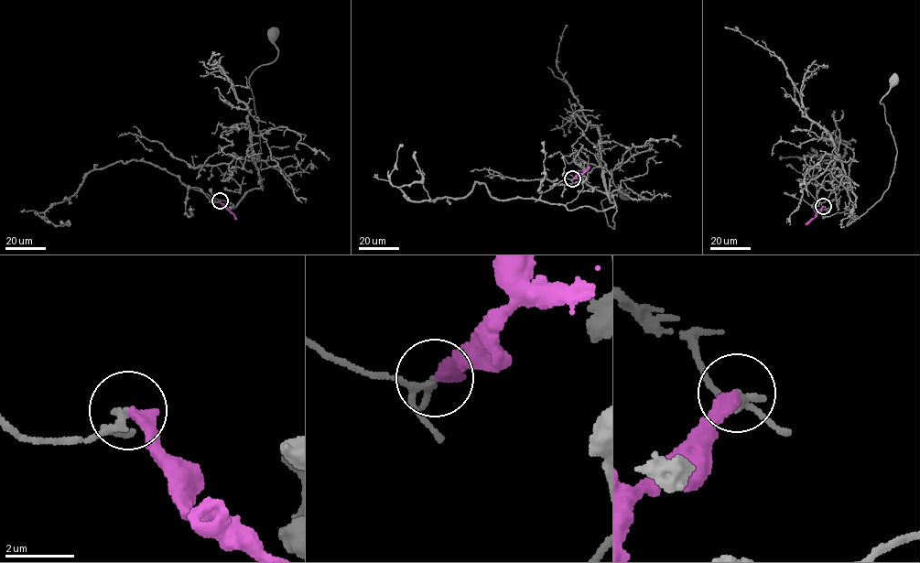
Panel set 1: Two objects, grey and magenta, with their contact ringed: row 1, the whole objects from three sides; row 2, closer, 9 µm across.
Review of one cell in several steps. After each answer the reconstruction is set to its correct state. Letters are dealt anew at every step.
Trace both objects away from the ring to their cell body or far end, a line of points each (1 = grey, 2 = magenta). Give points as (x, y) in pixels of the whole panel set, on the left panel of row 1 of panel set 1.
1: (219, 200), (187, 186), (230, 208), (248, 191), (262, 189), (249, 79), (276, 59), (272, 33)
2: (219, 200), (235, 220)

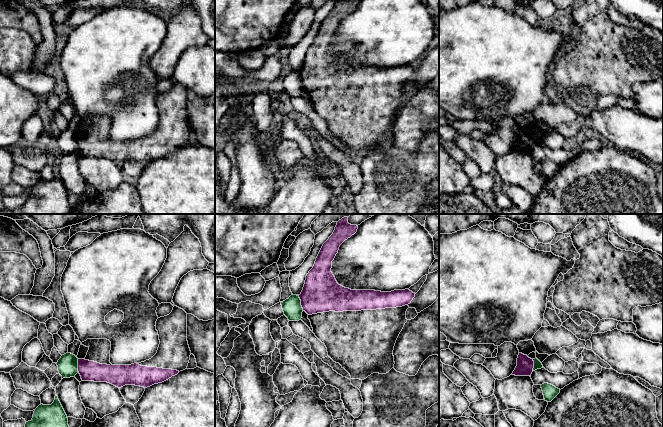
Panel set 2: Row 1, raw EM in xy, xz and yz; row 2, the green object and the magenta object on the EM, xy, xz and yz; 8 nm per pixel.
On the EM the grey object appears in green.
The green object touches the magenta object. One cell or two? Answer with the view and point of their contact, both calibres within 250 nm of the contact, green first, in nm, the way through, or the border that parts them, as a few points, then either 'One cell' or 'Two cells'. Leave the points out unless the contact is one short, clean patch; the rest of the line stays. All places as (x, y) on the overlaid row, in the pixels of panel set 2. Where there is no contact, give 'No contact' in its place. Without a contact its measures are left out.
Touches green at xz (300, 303). Thickness 150 nm (green) against 300 nm. Boundary: xz (298, 296), (303, 310). Two cells

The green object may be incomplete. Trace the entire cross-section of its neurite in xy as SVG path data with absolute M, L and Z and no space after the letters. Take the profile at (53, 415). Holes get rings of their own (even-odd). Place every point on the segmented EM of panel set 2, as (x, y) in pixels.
M55 396L51 405L39 405L32 420L26 422L25 427L69 427L67 415L58 396Z

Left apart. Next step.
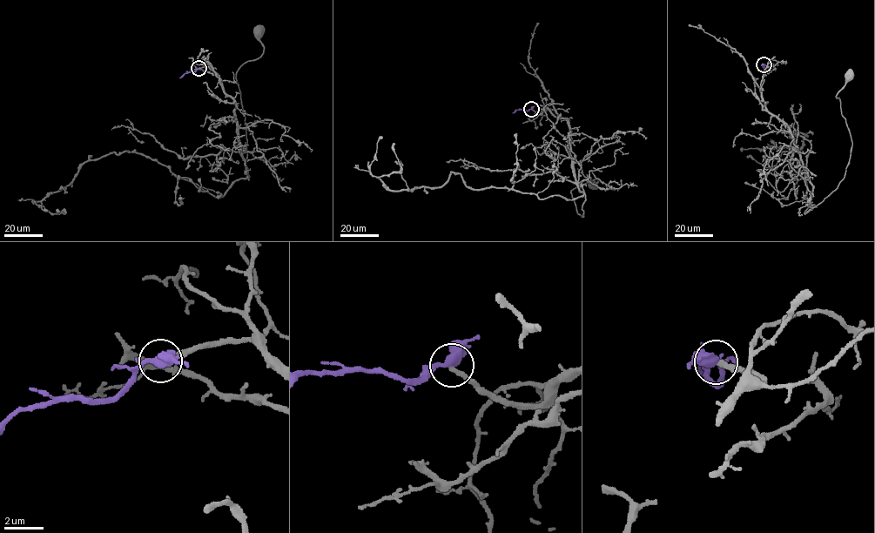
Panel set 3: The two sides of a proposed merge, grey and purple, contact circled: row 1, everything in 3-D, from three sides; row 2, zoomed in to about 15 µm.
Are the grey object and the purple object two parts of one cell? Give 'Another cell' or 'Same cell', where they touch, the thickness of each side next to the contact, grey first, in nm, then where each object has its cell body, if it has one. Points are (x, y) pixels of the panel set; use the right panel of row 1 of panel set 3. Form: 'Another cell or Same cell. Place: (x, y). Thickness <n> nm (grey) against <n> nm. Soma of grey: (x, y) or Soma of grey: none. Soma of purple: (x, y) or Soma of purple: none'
Same cell. Place: (763, 64). Thickness 280 nm (grey) against 420 nm. Soma of grey: (849, 75). Soma of purple: none

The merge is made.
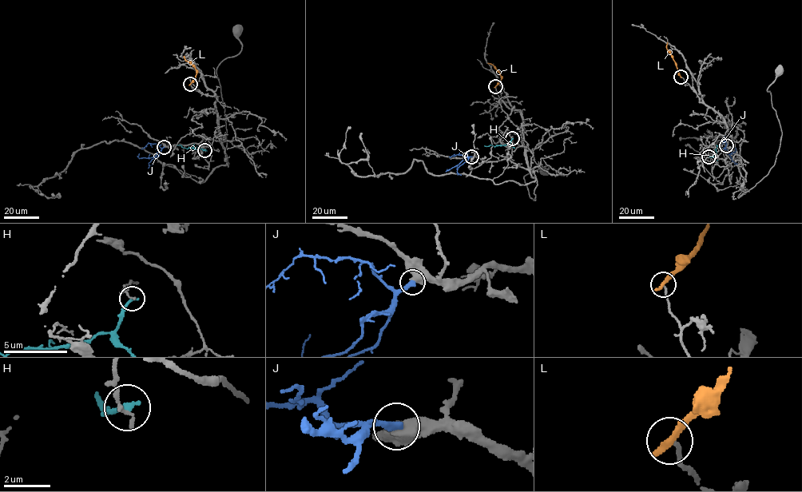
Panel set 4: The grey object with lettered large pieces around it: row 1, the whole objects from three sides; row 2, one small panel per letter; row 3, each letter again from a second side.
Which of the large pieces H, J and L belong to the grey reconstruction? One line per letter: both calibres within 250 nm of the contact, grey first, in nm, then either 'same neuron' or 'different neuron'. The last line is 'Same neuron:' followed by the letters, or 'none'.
H: 180 nm thick on the grey side, 240 nm on the other; different neuron
J: 650 nm thick on the grey side, 340 nm on the other; same neuron
L: 150 nm thick on the grey side, 360 nm on the other; different neuron
Same neuron: J

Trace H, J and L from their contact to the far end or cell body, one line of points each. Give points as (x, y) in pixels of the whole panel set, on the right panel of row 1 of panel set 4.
H: (708, 156), (715, 155), (716, 145)
J: (725, 145), (724, 150), (729, 153), (735, 152), (734, 148)
L: (680, 77), (676, 63), (667, 49), (667, 42)

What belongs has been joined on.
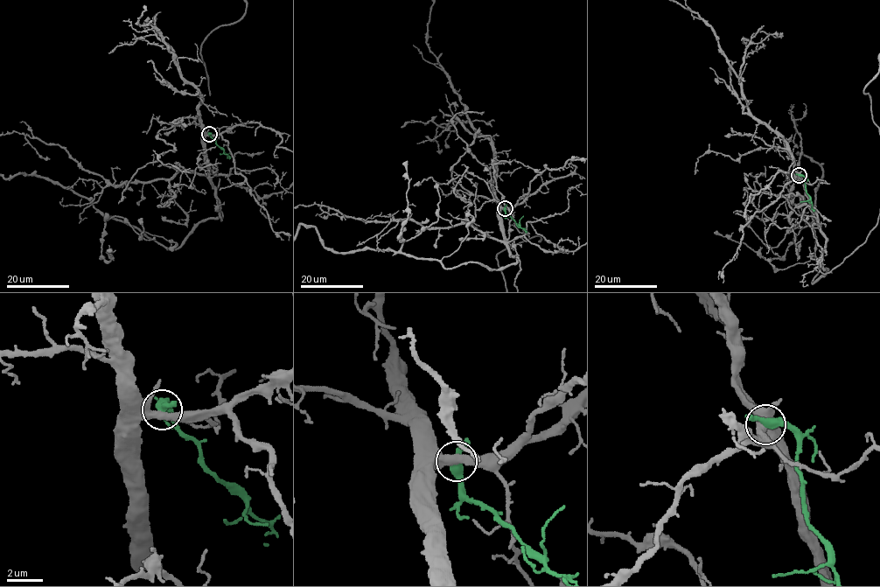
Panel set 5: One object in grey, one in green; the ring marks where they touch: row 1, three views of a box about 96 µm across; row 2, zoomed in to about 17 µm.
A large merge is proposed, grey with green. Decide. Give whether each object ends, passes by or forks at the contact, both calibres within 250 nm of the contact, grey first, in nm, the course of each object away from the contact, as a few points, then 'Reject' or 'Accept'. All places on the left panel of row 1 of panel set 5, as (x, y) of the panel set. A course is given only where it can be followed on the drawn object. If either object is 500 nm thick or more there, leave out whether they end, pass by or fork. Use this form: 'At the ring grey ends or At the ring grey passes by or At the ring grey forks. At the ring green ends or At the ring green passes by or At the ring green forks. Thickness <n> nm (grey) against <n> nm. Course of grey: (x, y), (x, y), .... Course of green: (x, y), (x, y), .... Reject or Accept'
At the ring grey passes by. At the ring green passes by. Thickness 440 nm (grey) against 400 nm. Course of grey: (209, 134), (205, 162), (221, 220), (215, 112), (202, 42), (216, 29), (242, 16), (246, 1). Course of green: (209, 134), (229, 159). Reject

